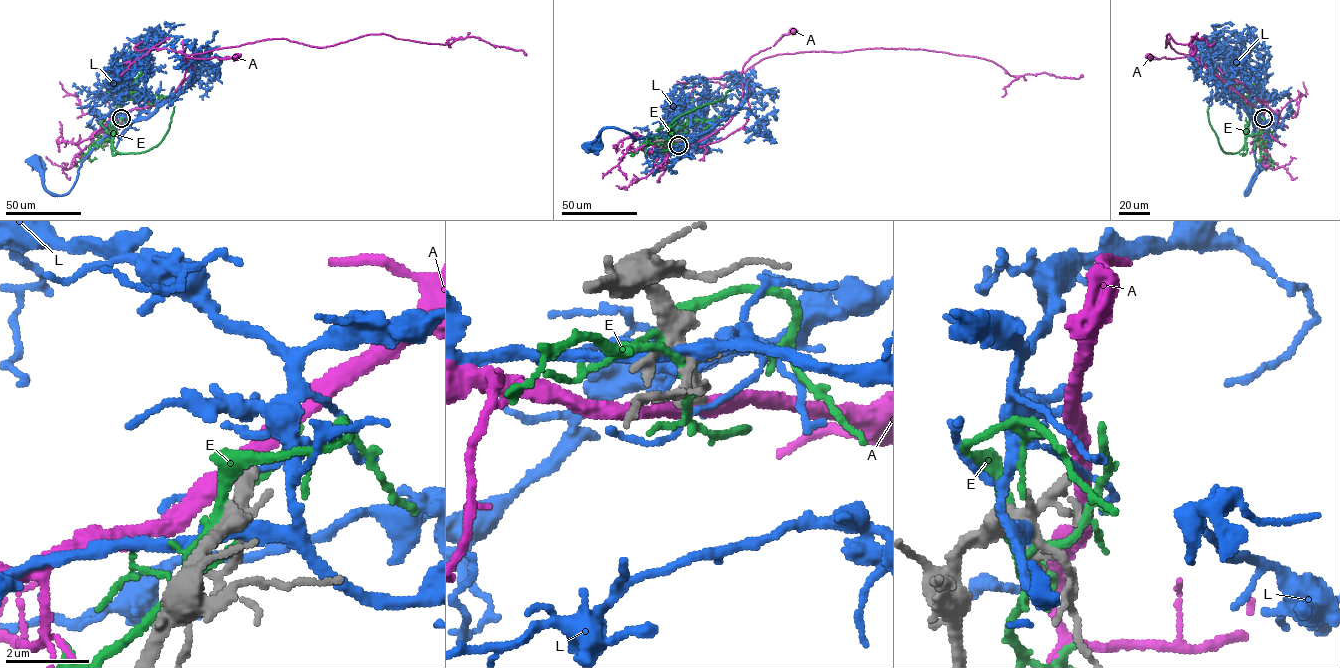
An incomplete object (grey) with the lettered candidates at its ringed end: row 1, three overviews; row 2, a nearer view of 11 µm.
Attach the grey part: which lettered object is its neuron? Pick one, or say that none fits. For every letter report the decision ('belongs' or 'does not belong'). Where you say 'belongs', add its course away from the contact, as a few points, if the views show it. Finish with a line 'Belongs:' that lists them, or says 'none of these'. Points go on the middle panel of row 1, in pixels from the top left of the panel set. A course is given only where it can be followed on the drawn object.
A: does not belong
E: does not belong
L: does not belong
Belongs: none of these

